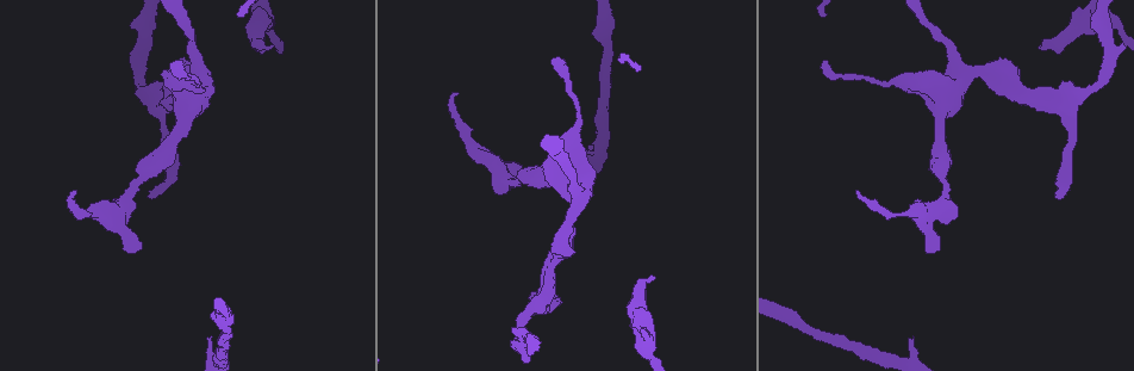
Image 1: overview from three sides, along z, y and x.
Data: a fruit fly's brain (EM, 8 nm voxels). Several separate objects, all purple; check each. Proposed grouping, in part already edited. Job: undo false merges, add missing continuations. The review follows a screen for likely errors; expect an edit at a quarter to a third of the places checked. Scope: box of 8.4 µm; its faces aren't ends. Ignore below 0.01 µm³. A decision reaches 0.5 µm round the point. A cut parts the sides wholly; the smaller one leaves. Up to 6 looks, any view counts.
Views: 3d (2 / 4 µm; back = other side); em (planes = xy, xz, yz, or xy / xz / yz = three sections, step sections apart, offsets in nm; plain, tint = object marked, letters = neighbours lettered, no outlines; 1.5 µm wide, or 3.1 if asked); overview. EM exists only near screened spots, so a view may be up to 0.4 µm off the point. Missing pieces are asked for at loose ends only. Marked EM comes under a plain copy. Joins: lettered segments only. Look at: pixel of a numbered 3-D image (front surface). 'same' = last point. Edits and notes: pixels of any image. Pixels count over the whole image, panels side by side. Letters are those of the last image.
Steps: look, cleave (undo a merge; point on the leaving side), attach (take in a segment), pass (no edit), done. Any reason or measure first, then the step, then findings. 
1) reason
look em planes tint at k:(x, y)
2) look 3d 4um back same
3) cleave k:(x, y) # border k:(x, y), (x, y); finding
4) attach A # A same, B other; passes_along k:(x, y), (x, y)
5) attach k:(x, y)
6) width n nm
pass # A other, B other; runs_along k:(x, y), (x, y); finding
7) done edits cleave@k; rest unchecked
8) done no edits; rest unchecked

an open end
look em yz step 4 letters at 1:(1040, 45)

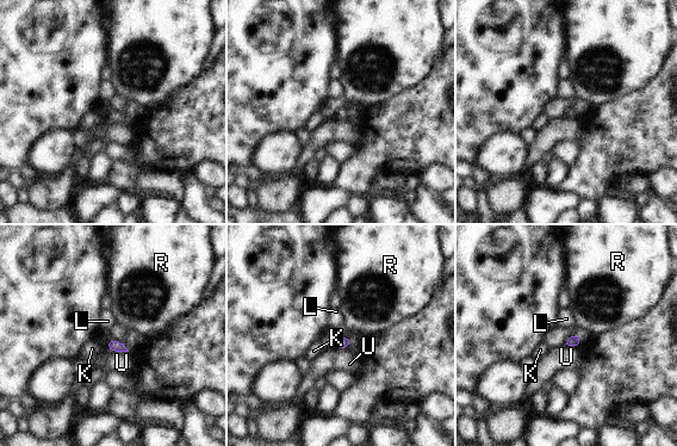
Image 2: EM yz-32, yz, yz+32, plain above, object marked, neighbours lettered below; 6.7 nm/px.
look em planes letters same

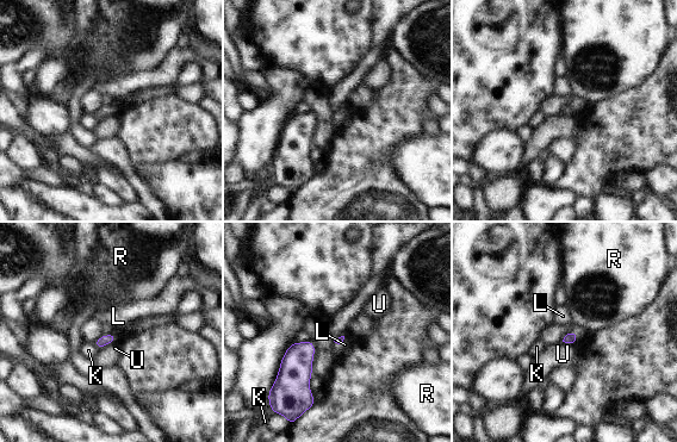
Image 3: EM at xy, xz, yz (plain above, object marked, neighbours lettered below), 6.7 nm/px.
pass # K other, L other, R other, U other; none of them fits

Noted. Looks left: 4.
branch point
look em planes tint at 1:(550, 292)

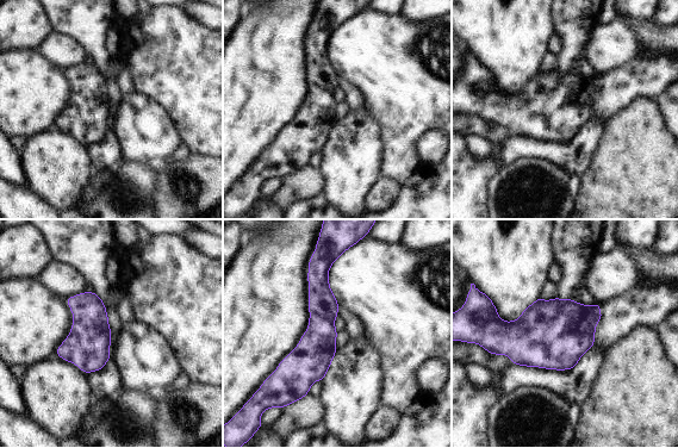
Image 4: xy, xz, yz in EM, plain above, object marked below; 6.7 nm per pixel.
look em planes letters same

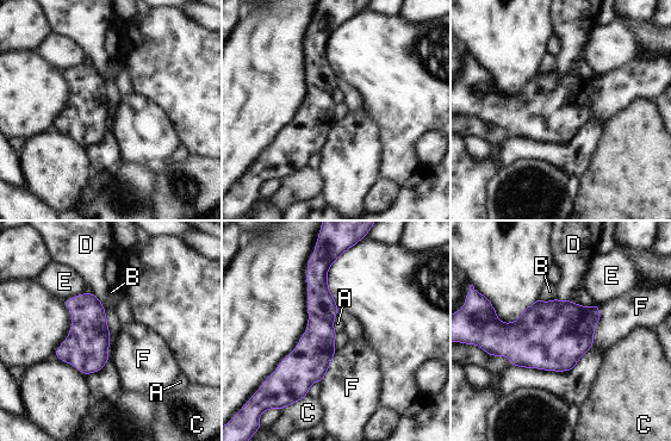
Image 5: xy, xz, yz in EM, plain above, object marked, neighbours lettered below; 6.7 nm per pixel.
pass # A other, B other, C other, D other, E other, F other; continuous, no second cell

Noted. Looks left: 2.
branch stops here
look em yz step 8 letters at 1:(211, 336)

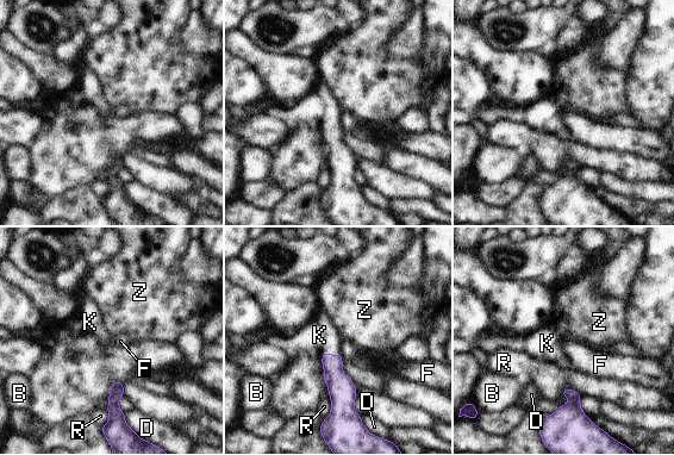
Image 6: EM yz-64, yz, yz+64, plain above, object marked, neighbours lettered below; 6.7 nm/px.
longest_contact D 220 nm
attach K # B other, D other, F other, K same, R other, Z other; the cell continues

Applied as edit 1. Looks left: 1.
done edits attach@6; rest unchecked

